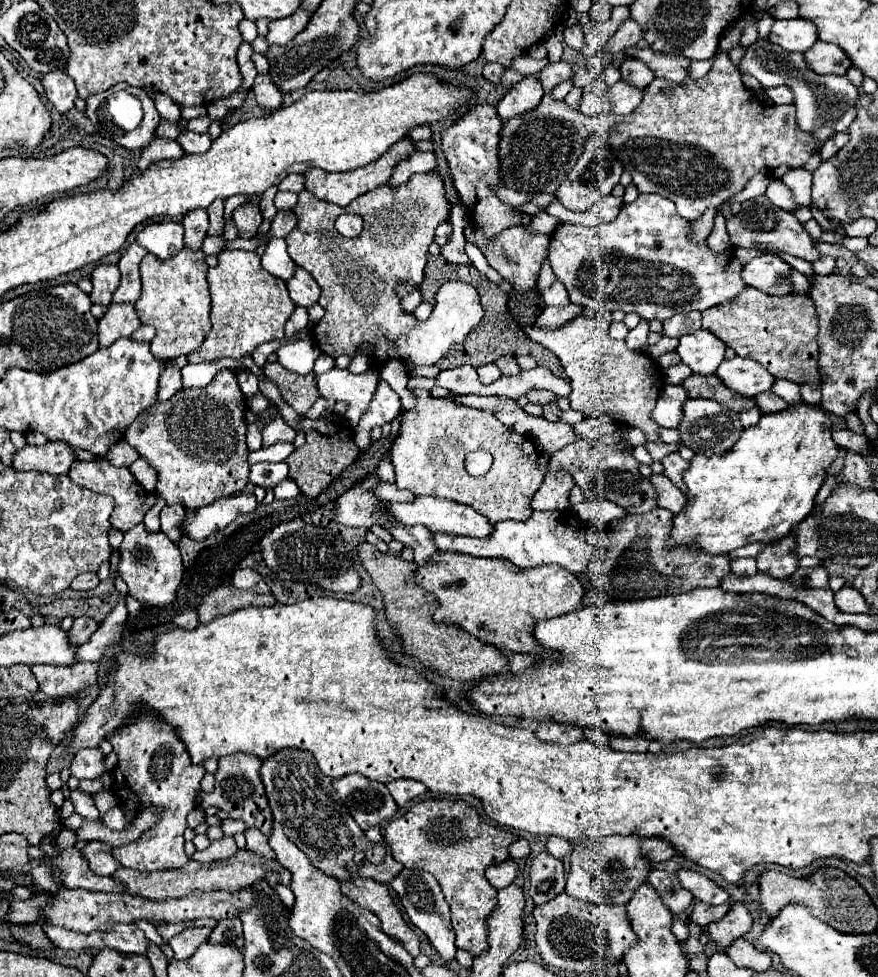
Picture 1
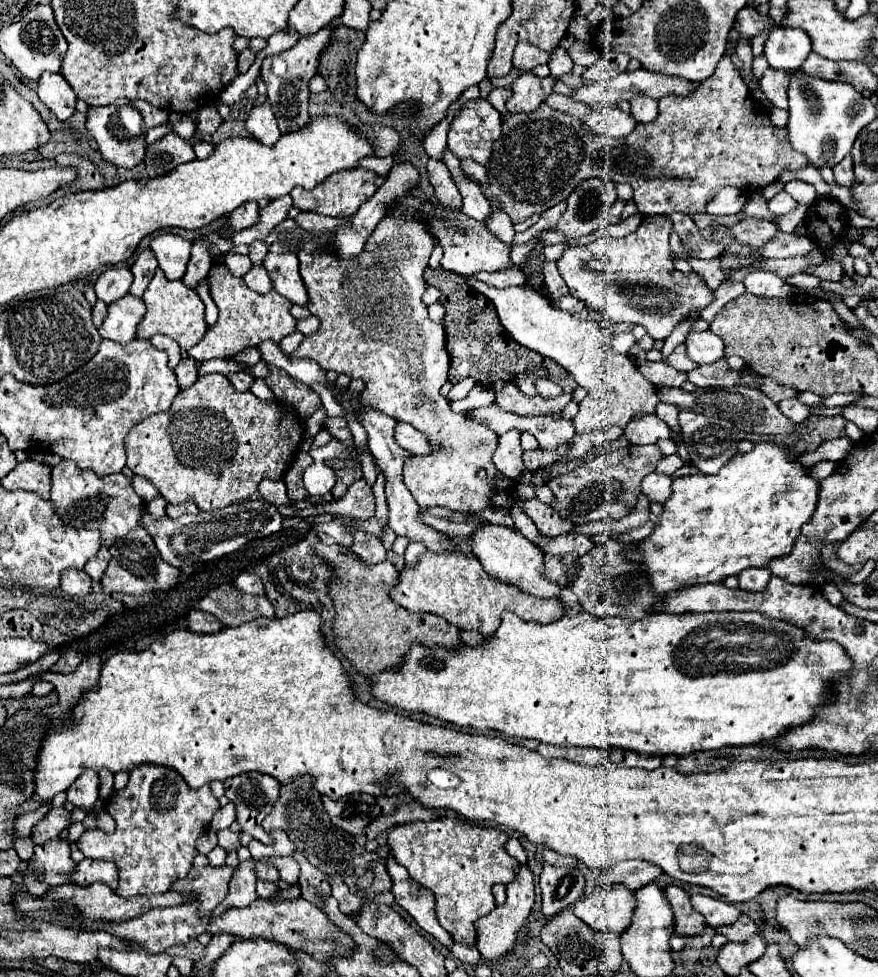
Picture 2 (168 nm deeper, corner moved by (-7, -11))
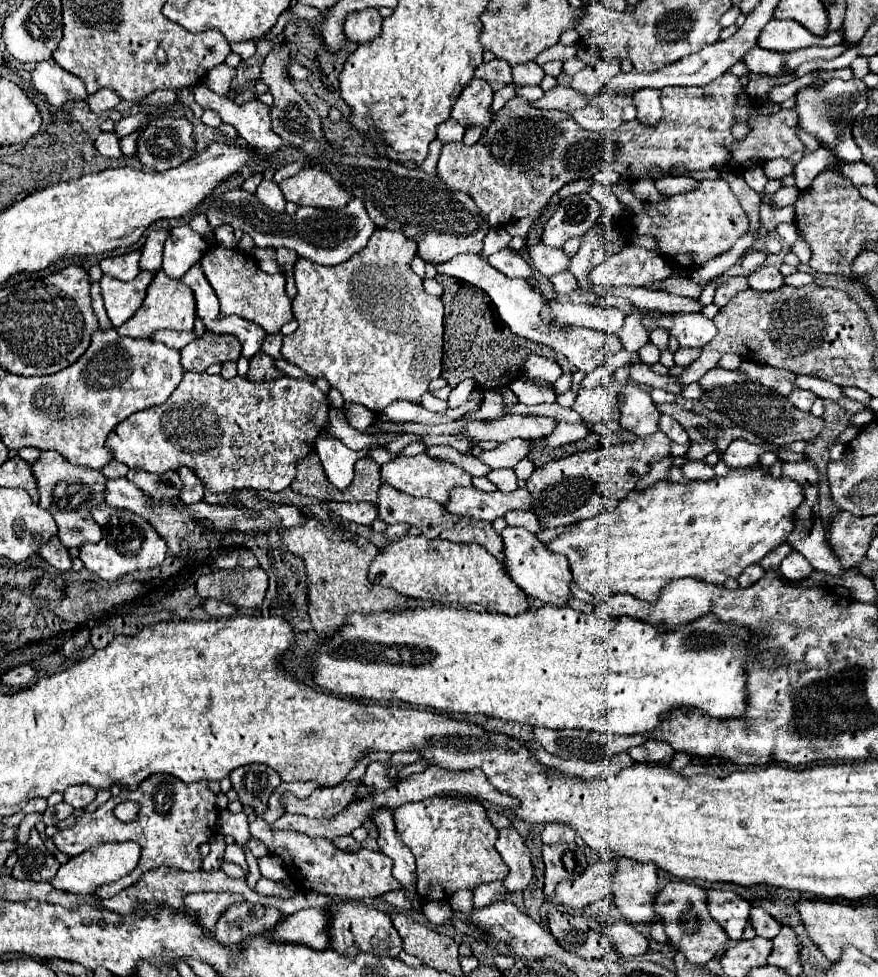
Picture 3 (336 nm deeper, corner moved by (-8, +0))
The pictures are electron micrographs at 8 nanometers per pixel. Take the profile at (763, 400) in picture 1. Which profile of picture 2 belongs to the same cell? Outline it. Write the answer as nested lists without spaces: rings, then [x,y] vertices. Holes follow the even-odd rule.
[[[786,399],[786,401],[782,401],[778,407],[780,407],[780,411],[782,411],[790,421],[794,421],[794,423],[800,423],[800,421],[808,419],[808,415],[810,415],[810,407],[804,405],[804,403],[798,401],[798,399]]]

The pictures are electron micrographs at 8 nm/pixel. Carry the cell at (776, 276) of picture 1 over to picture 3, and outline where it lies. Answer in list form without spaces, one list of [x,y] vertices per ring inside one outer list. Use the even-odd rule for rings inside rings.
[[[761,266],[761,268],[757,268],[755,272],[751,272],[747,276],[747,280],[749,280],[749,286],[755,288],[755,290],[759,290],[759,292],[775,290],[775,288],[783,286],[783,276],[773,266]]]

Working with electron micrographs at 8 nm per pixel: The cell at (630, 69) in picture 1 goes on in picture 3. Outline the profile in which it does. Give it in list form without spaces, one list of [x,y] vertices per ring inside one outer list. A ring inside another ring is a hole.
[[[643,88],[633,94],[633,104],[637,108],[637,120],[643,124],[655,124],[661,118],[661,98],[659,90]]]

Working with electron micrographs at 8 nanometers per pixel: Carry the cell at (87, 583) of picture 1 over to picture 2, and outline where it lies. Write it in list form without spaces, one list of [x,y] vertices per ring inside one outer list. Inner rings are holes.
[[[66,569],[66,573],[62,573],[60,589],[68,595],[82,597],[90,593],[90,585],[92,585],[92,579],[82,569]]]

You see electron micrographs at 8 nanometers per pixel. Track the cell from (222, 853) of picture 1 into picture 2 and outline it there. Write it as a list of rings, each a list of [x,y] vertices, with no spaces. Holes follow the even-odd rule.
[[[202,867],[200,871],[198,869],[192,869],[190,871],[190,875],[186,877],[186,879],[178,879],[172,887],[170,887],[170,891],[184,891],[184,893],[192,893],[194,897],[196,897],[196,901],[200,903],[198,905],[198,909],[196,909],[196,913],[198,913],[198,917],[204,917],[204,915],[208,915],[224,897],[226,897],[226,893],[228,893],[228,883],[230,883],[230,879],[232,879],[232,869],[230,867]]]

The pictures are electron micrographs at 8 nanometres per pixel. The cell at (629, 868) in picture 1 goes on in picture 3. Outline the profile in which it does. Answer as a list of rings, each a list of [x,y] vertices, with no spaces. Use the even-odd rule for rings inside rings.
[[[621,918],[613,920],[613,924],[603,924],[603,934],[611,938],[623,956],[639,956],[647,950],[647,938],[633,924]]]

